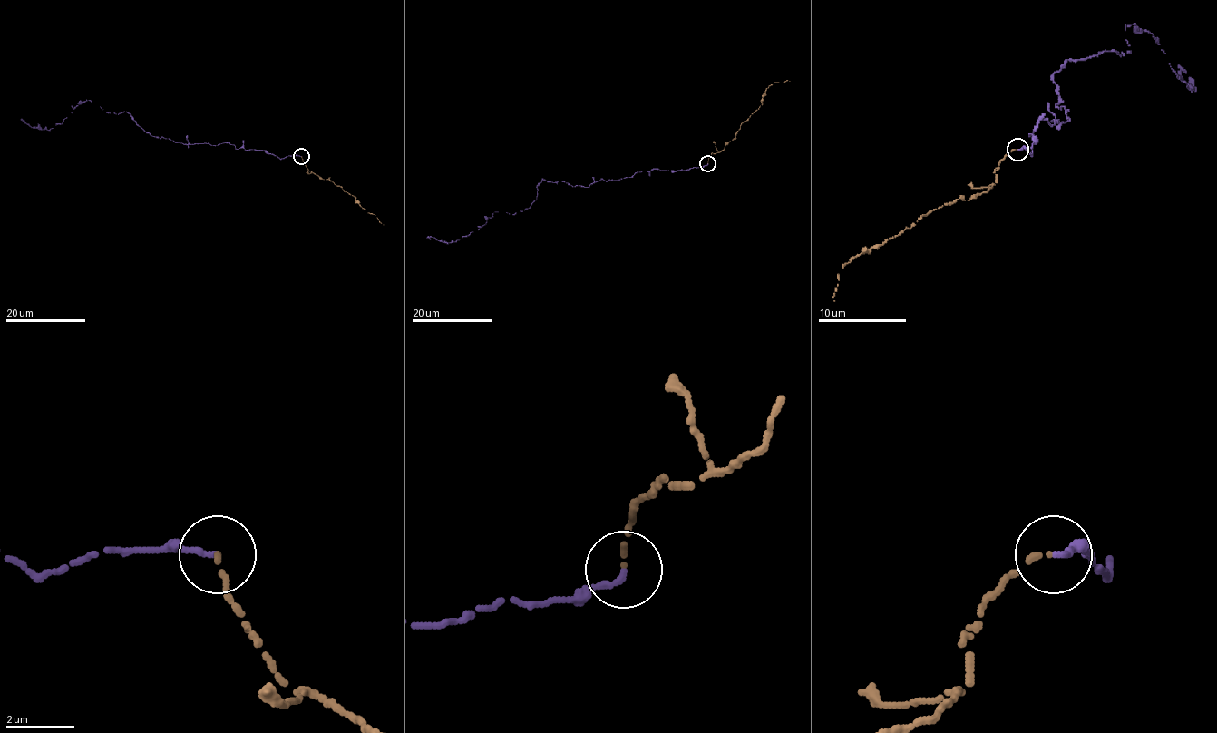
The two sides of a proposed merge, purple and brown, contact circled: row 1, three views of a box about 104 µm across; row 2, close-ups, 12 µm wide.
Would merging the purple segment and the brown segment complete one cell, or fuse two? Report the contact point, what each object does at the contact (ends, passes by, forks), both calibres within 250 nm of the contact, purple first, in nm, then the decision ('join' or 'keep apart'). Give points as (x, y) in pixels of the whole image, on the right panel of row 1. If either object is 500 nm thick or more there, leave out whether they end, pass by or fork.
place (1017, 149); purple ends; brown ends; calibres 180 and 140 nm; join

